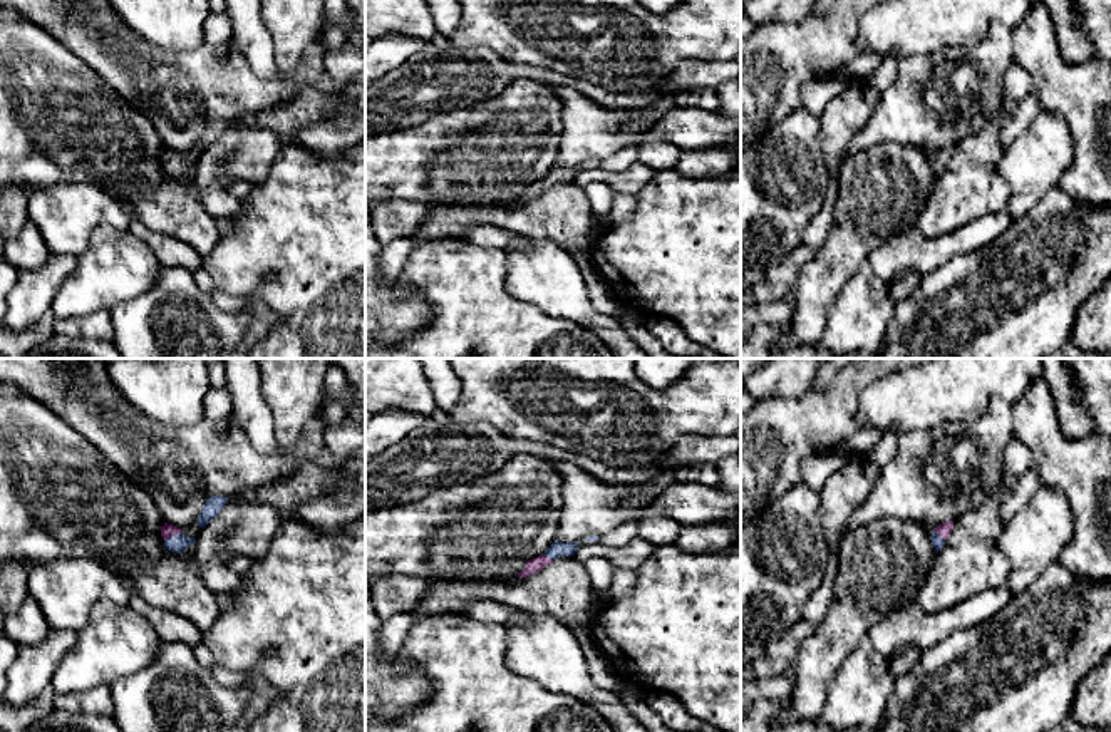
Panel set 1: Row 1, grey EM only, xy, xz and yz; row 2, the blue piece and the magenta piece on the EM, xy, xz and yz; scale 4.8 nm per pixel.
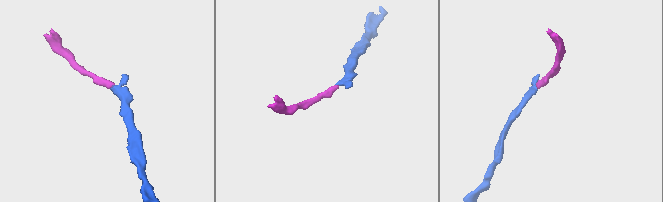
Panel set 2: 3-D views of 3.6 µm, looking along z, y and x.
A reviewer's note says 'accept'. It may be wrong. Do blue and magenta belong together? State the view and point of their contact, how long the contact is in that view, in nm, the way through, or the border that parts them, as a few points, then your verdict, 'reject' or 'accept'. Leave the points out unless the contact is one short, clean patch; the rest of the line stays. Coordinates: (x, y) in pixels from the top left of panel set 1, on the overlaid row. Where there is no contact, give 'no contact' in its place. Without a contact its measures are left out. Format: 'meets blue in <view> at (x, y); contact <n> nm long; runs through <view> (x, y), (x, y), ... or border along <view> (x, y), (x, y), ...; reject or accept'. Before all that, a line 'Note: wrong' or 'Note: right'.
Note: right
meets blue in xy at (171, 536); contact 90 nm long; runs through xy (178, 543), (171, 536), (168, 530); accept

